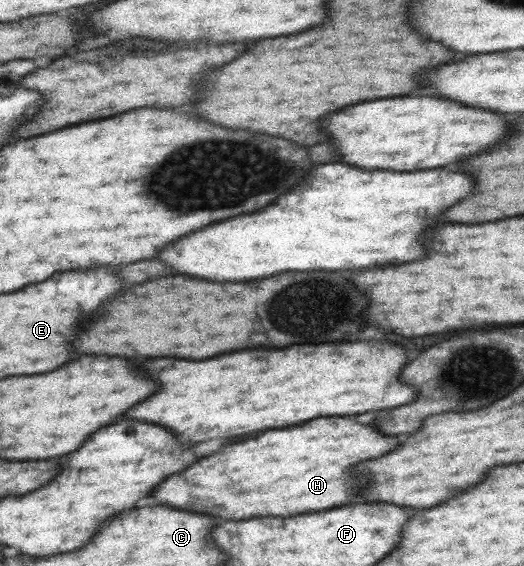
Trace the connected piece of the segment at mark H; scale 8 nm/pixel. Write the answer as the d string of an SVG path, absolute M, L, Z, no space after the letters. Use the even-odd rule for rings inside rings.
M314 418L300 426L268 430L254 440L238 442L220 454L202 458L182 474L168 476L152 496L178 510L202 512L226 520L256 516L286 518L320 512L358 498L364 480L354 480L352 468L396 446L396 436L384 436L370 424L358 424L350 418Z

